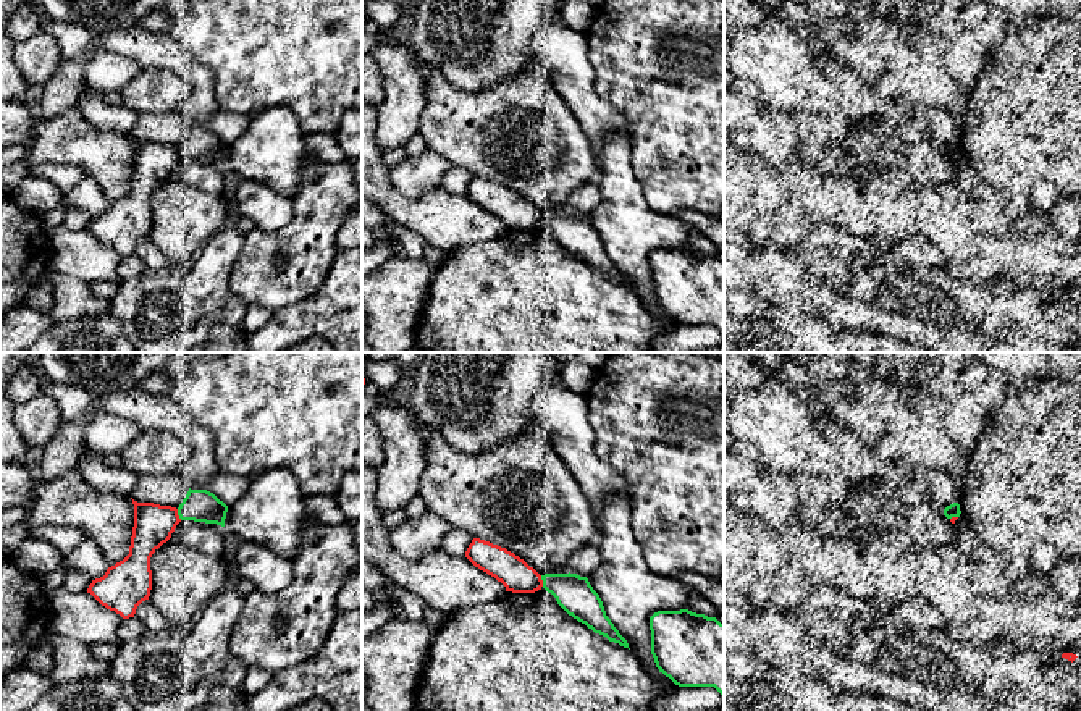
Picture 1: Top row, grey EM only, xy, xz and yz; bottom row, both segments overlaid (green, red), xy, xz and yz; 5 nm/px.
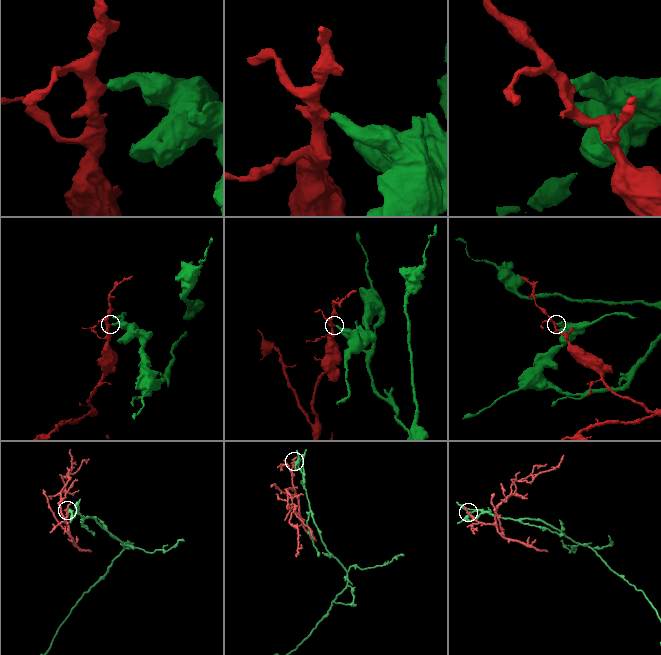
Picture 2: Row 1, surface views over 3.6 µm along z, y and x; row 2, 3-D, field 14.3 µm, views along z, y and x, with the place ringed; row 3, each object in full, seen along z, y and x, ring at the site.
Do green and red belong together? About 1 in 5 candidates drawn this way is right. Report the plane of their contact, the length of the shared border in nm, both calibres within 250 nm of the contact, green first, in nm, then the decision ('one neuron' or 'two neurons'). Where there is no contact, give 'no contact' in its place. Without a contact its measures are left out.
meets green in xy; contact 60 nm long; 160 nm thick on the green side, 200 nm on the other; two neurons

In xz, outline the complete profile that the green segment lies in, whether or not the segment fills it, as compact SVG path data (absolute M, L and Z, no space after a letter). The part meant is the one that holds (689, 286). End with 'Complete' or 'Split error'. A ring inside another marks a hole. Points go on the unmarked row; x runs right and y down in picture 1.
M688 247L650 255L656 305L679 325L714 325L724 334L724 262Z. Complete

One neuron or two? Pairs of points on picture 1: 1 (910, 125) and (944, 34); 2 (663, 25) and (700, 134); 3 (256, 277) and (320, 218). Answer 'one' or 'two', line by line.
1: two
2: one
3: one

